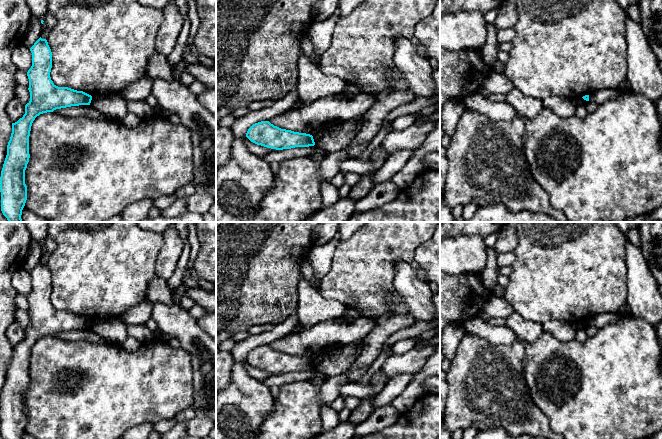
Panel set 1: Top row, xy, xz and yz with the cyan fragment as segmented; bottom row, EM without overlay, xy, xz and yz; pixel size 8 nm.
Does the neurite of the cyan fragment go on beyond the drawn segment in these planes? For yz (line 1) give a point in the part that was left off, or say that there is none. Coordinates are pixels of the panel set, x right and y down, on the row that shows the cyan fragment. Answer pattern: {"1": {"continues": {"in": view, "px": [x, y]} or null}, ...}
{"1": {"continues": null}}

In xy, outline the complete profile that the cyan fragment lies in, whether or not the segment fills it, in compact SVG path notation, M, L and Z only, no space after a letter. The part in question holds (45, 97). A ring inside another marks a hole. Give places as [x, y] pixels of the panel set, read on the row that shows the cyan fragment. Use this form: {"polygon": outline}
{"polygon": "M41 37L30 48L32 66L27 72L30 101L25 114L12 123L7 155L0 177L1 211L9 222L22 222L22 210L27 200L25 170L29 162L29 136L37 116L56 109L90 105L92 96L68 87L56 86L50 77L52 52Z"}

